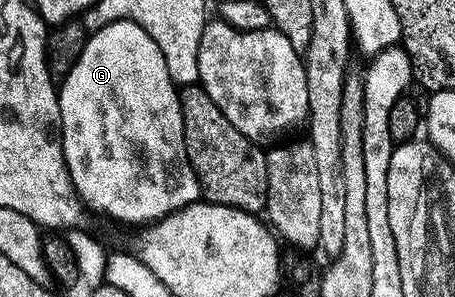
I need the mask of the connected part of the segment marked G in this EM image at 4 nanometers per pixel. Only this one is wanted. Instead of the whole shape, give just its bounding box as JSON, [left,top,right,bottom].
[63,22,203,225]

